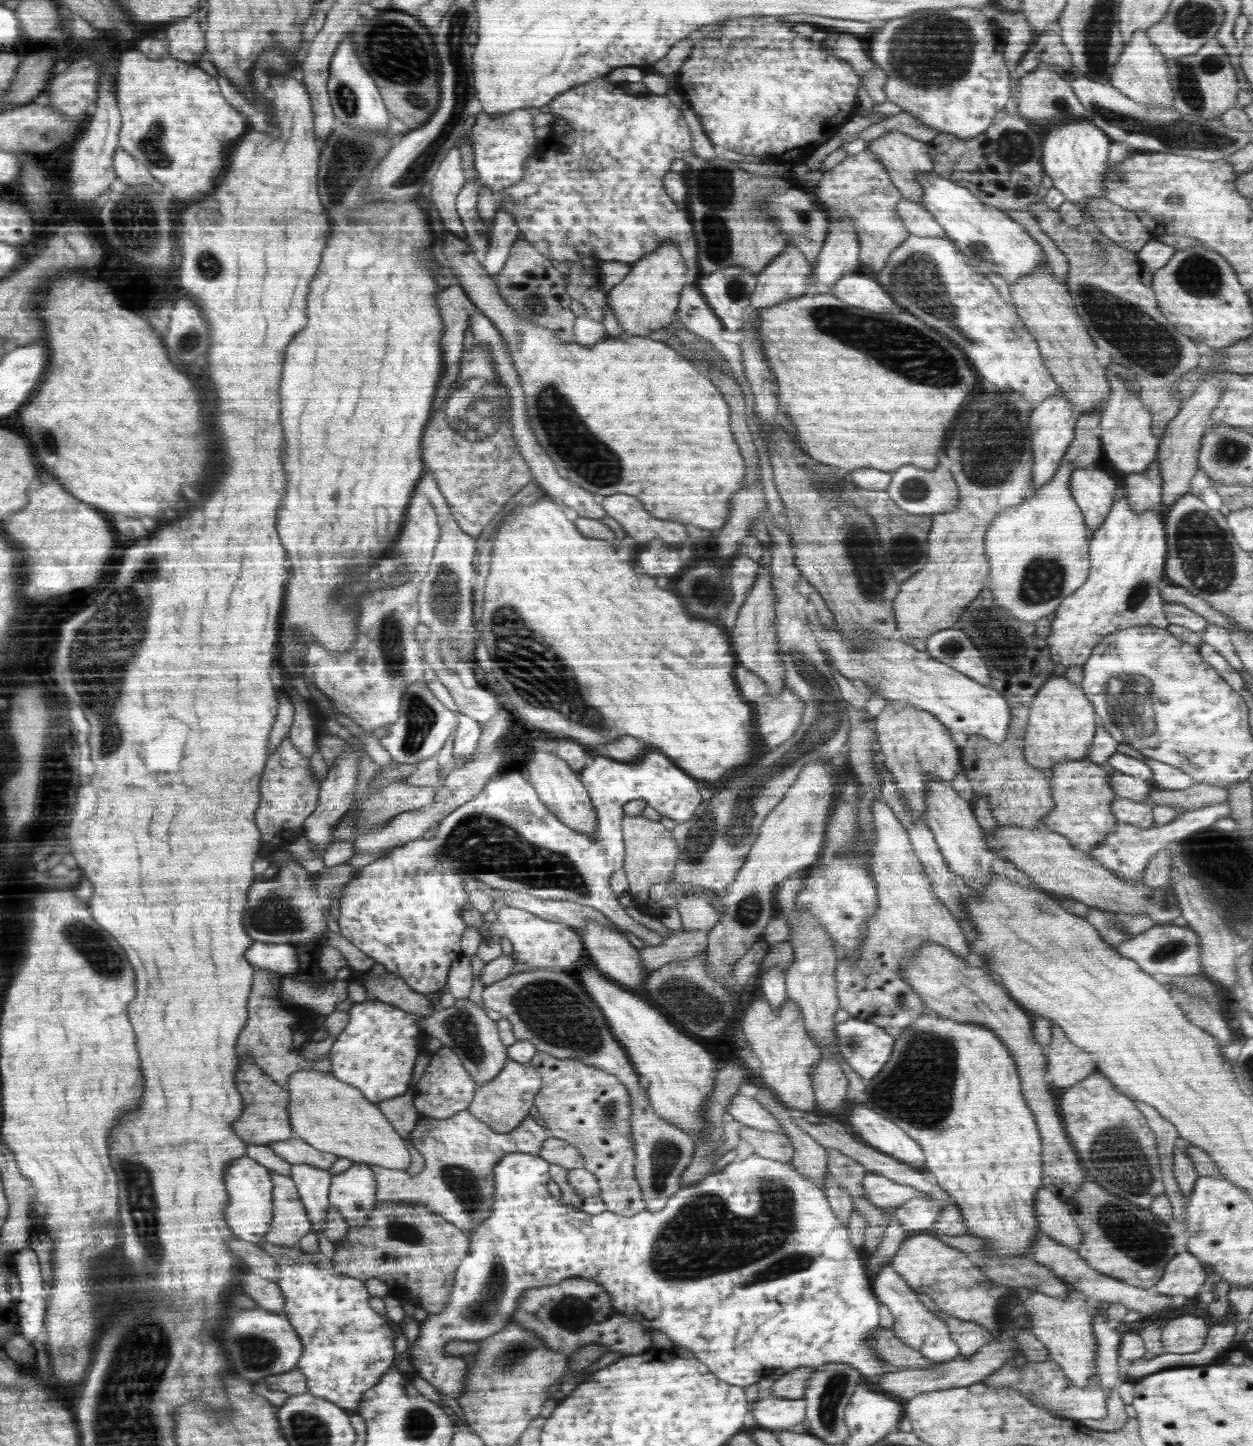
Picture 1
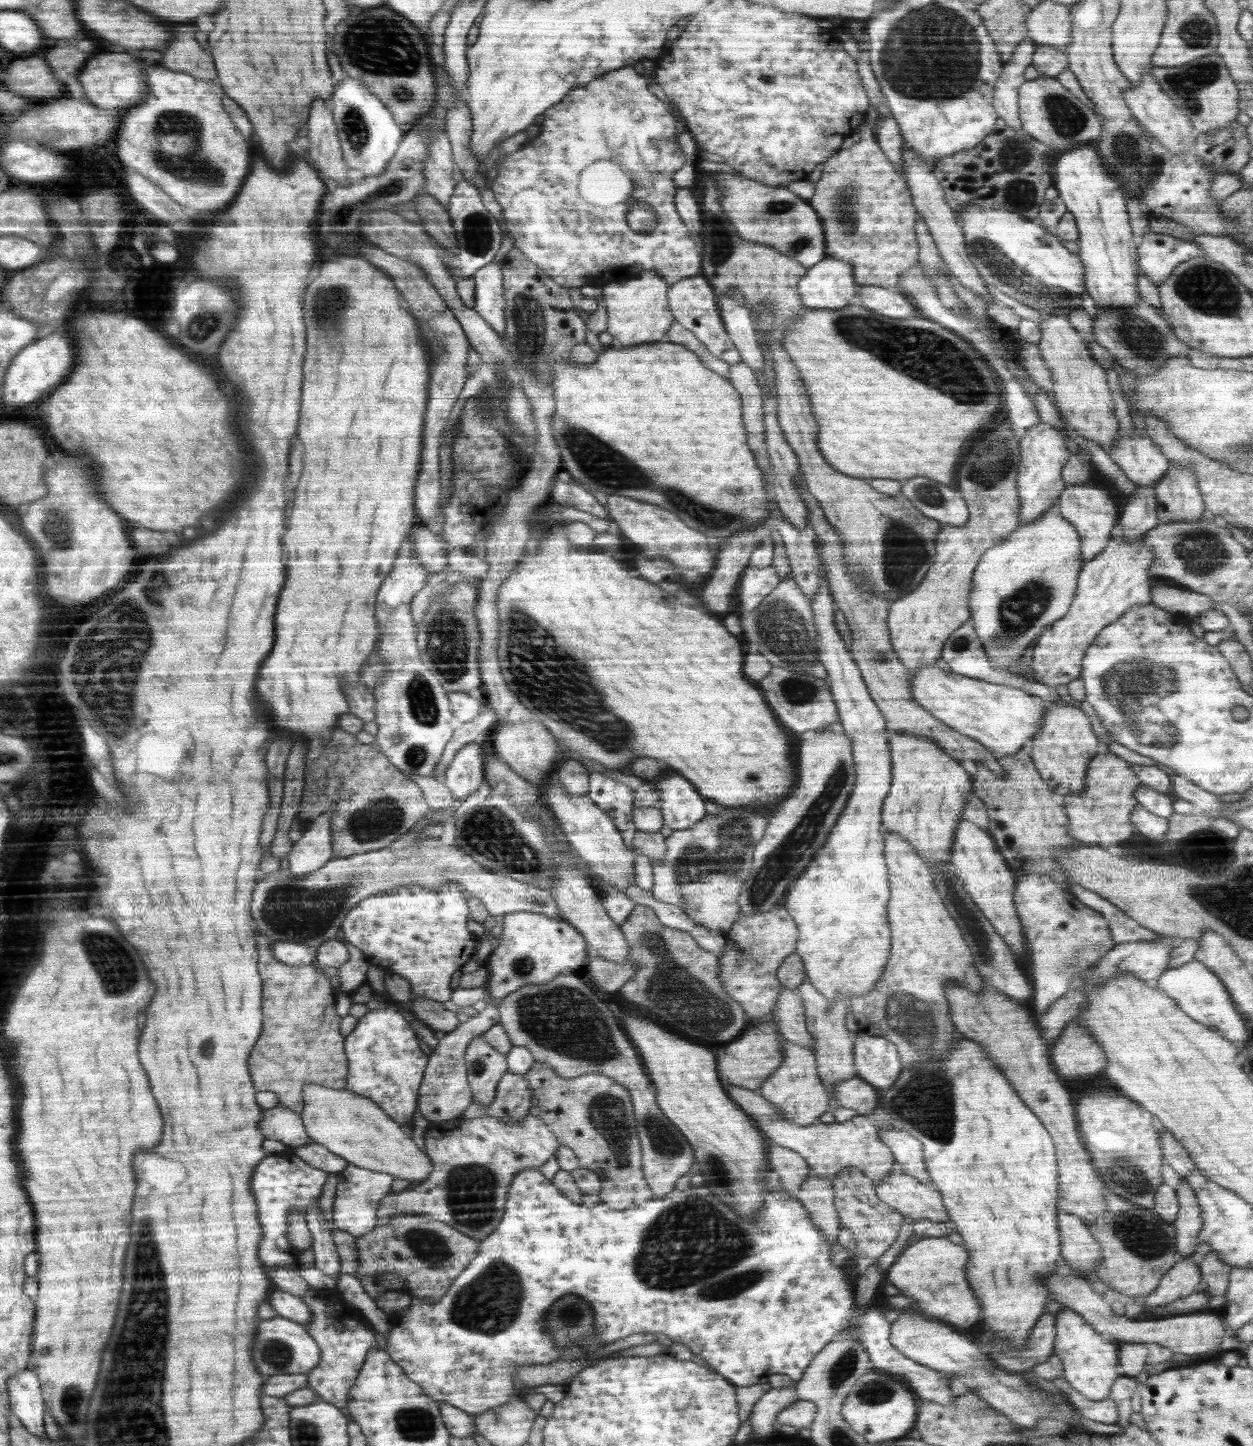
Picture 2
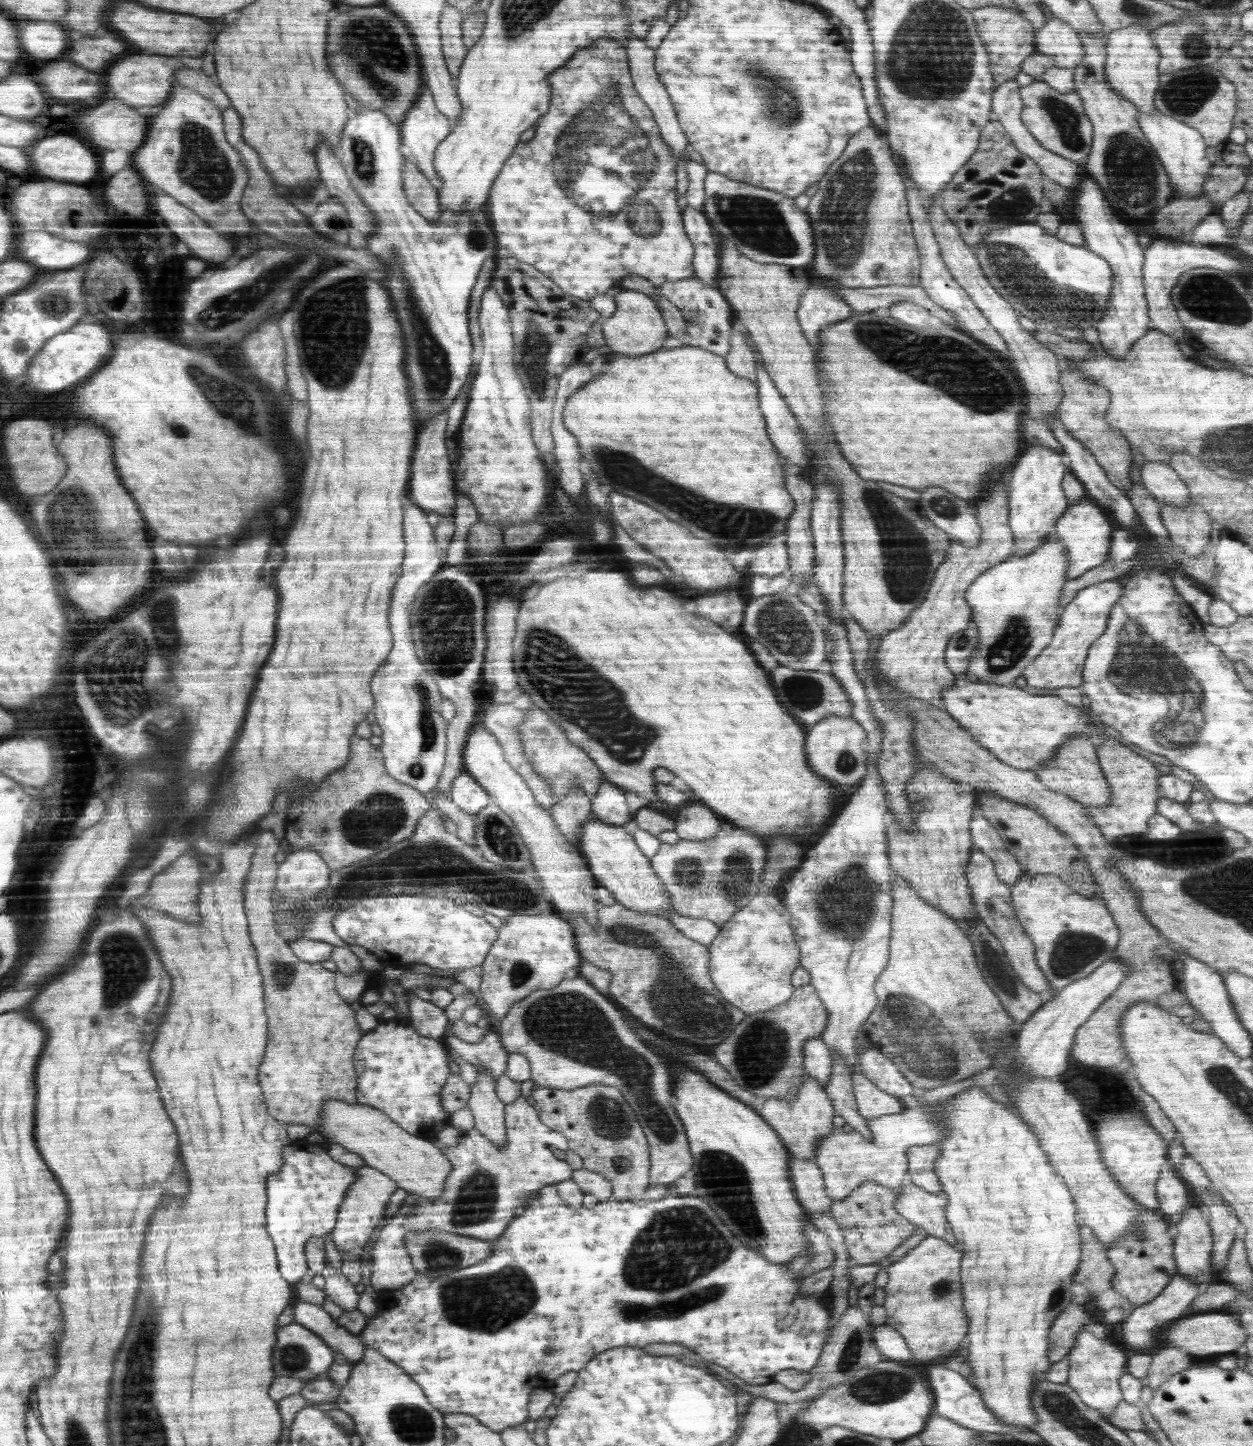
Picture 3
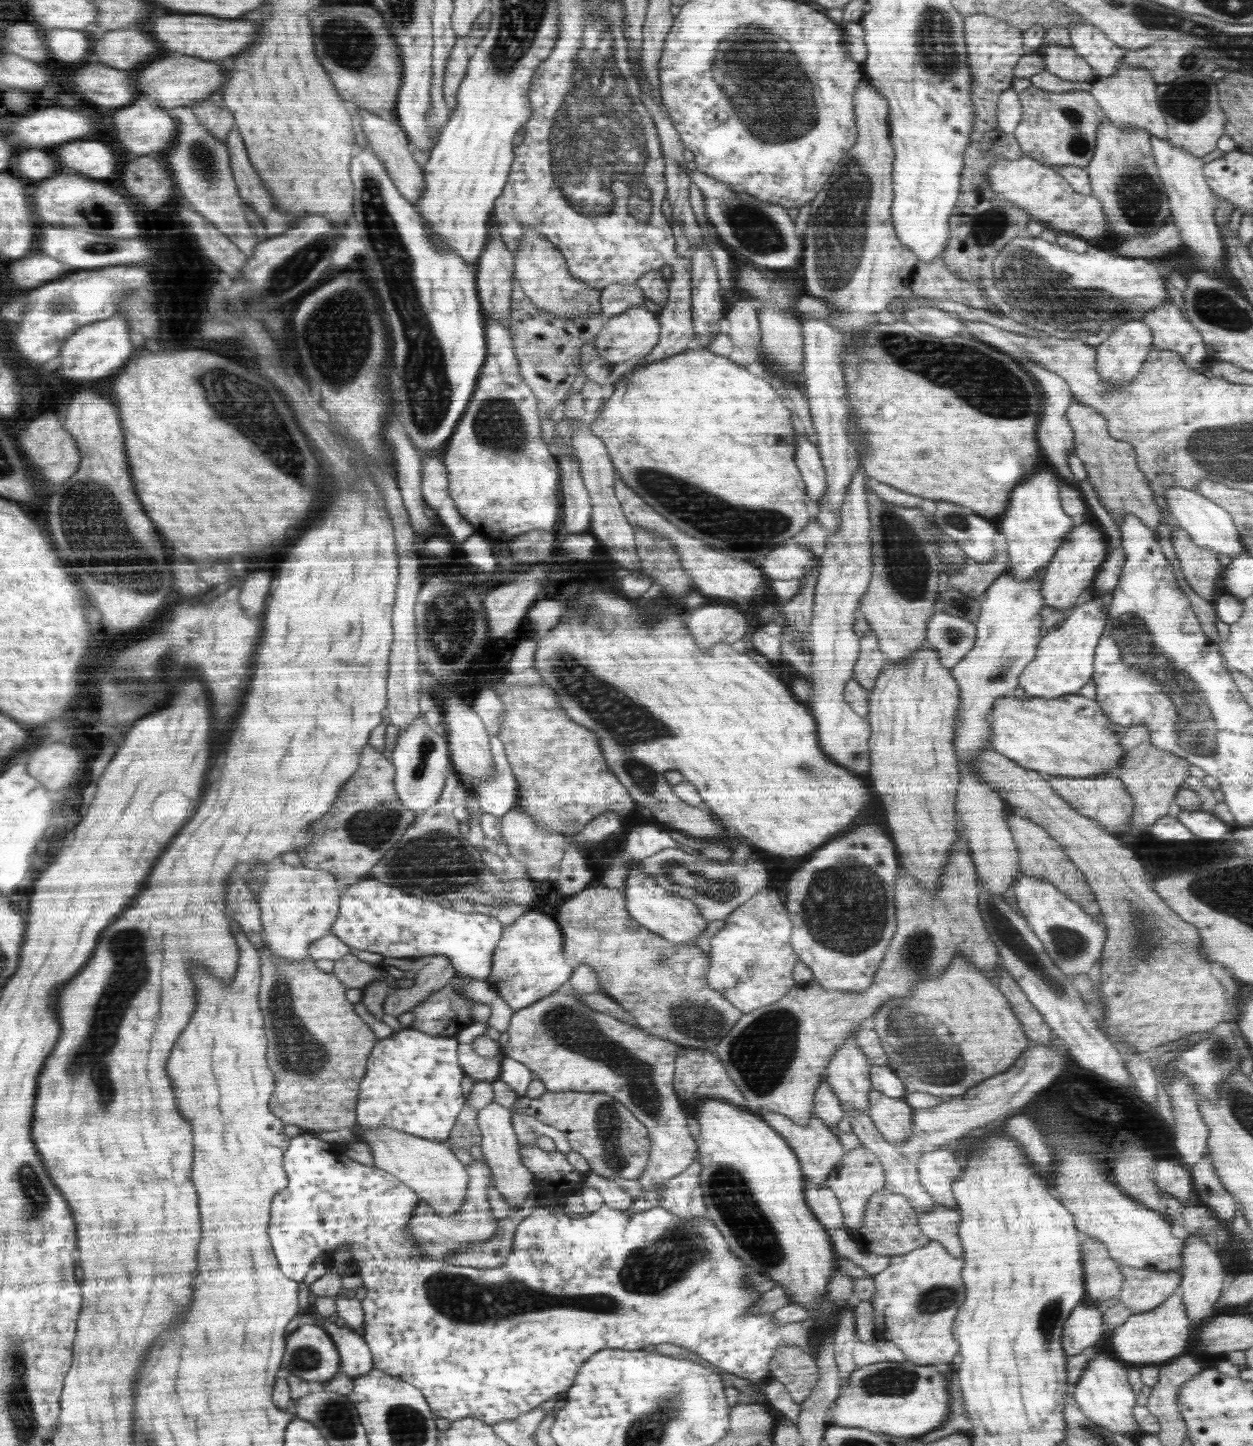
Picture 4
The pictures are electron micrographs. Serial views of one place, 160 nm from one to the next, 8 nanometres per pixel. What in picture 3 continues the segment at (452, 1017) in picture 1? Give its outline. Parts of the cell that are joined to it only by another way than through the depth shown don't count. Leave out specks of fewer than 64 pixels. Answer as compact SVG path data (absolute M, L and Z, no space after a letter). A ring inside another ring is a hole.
M478 1072L478 1080L471 1086L471 1093L467 1107L473 1114L473 1126L476 1127L486 1138L489 1138L500 1148L506 1144L505 1102L502 1102L496 1091L495 1078L488 1072Z

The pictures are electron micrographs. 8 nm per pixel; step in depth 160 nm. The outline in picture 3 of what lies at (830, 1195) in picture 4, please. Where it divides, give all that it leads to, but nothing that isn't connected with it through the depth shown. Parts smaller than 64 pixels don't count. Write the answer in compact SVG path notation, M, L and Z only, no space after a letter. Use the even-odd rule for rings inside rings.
M791 1154L789 1174L794 1190L798 1193L798 1200L806 1210L831 1214L833 1199L826 1194L824 1175L815 1161L799 1159Z

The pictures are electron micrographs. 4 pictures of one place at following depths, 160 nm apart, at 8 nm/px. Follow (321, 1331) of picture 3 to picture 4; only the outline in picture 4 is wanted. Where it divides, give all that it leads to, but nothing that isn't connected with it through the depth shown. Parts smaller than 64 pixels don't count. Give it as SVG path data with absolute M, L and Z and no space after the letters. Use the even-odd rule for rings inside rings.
M311 1312L307 1318L318 1320L317 1325L332 1336L333 1342L340 1351L340 1372L357 1377L372 1370L374 1367L372 1353L363 1340L362 1333L355 1332L349 1327L338 1327L336 1323L329 1323L325 1321L325 1317L314 1312Z

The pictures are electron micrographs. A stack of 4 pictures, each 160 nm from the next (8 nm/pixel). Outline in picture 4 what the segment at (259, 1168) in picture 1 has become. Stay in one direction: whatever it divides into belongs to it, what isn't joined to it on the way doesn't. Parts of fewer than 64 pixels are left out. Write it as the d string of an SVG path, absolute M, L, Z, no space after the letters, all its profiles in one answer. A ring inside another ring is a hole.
M305 1131L292 1138L291 1144L288 1145L288 1148L286 1148L284 1164L286 1164L286 1172L288 1172L288 1184L284 1190L280 1190L280 1192L278 1192L278 1196L274 1196L274 1198L272 1198L270 1228L268 1228L268 1234L270 1234L270 1240L272 1240L272 1248L274 1248L274 1254L276 1254L276 1258L278 1258L280 1270L282 1270L282 1272L286 1276L288 1276L288 1278L294 1279L295 1281L302 1281L303 1278L308 1274L309 1270L313 1268L314 1264L316 1264L318 1257L324 1257L326 1265L330 1267L332 1264L333 1252L338 1247L348 1247L349 1251L352 1253L352 1260L351 1264L349 1264L349 1271L347 1271L346 1273L358 1273L363 1280L362 1287L368 1290L366 1293L366 1297L361 1300L361 1305L364 1307L365 1313L365 1321L361 1333L363 1335L363 1340L366 1341L366 1344L371 1350L374 1367L376 1367L378 1370L383 1370L386 1374L394 1375L396 1378L402 1379L404 1382L409 1382L412 1386L417 1386L418 1390L421 1390L423 1394L426 1394L425 1398L430 1398L430 1400L427 1400L427 1402L430 1402L430 1411L432 1411L437 1418L444 1418L452 1422L464 1418L474 1417L479 1418L480 1420L482 1420L482 1422L488 1424L490 1427L492 1427L492 1425L496 1425L496 1423L498 1422L510 1421L519 1418L522 1414L529 1413L530 1410L537 1409L538 1406L542 1404L542 1402L546 1402L547 1400L550 1400L550 1398L554 1398L556 1394L560 1394L560 1392L566 1392L568 1389L572 1388L573 1382L576 1380L576 1375L581 1370L581 1366L586 1361L588 1361L589 1358L593 1356L593 1354L596 1354L604 1349L622 1349L632 1351L644 1349L646 1348L646 1346L650 1348L650 1344L662 1344L662 1342L672 1342L672 1344L676 1344L676 1346L684 1346L684 1348L692 1350L699 1357L704 1358L706 1362L709 1362L714 1366L718 1366L718 1368L722 1368L722 1370L725 1370L726 1372L735 1374L740 1378L746 1378L746 1380L750 1380L752 1383L762 1384L771 1376L771 1372L769 1369L770 1360L772 1360L772 1357L776 1354L777 1348L781 1344L795 1344L796 1346L799 1346L804 1352L810 1352L810 1348L812 1348L812 1346L810 1345L810 1336L812 1335L812 1332L814 1330L810 1321L798 1321L795 1323L777 1325L773 1321L773 1313L751 1313L749 1311L751 1310L751 1306L753 1306L753 1304L757 1304L757 1302L761 1300L761 1294L758 1291L756 1291L752 1287L746 1286L746 1273L747 1271L750 1271L749 1266L745 1262L742 1262L735 1255L735 1253L731 1252L727 1240L720 1236L720 1232L718 1232L718 1230L714 1228L714 1224L712 1224L710 1220L706 1220L706 1218L680 1220L678 1216L670 1214L670 1212L666 1210L666 1207L658 1206L652 1208L652 1210L636 1212L636 1214L632 1214L632 1216L628 1216L627 1218L626 1214L624 1214L625 1210L618 1210L614 1207L606 1206L605 1204L600 1207L600 1210L596 1210L596 1212L587 1212L586 1216L580 1216L580 1218L570 1218L570 1216L567 1216L567 1214L564 1213L564 1210L562 1210L563 1206L558 1206L554 1201L546 1199L538 1194L538 1197L543 1199L544 1205L542 1206L546 1206L546 1208L544 1208L544 1210L542 1210L542 1208L536 1208L536 1210L531 1209L530 1214L528 1214L528 1218L524 1218L521 1224L518 1225L517 1232L515 1233L513 1238L513 1248L503 1265L489 1269L474 1268L471 1266L456 1266L455 1264L444 1262L443 1259L427 1260L425 1256L421 1254L421 1250L419 1250L419 1246L417 1246L417 1242L415 1242L413 1236L409 1234L409 1230L402 1230L402 1228L407 1228L409 1222L412 1221L412 1219L414 1218L414 1210L417 1209L417 1206L420 1205L420 1202L422 1200L419 1198L415 1190L412 1190L410 1187L406 1186L401 1181L401 1179L397 1179L393 1174L390 1174L389 1172L386 1172L385 1170L382 1170L378 1167L374 1167L373 1165L365 1165L361 1162L354 1162L354 1159L346 1157L344 1155L339 1156L332 1150L331 1142L322 1141L321 1139L318 1139L318 1137L314 1136L314 1132Z

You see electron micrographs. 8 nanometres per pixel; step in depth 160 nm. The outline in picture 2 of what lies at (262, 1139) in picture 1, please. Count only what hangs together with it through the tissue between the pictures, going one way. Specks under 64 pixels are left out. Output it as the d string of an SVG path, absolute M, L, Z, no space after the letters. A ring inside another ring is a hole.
M277 1104L270 1109L262 1109L263 1117L257 1128L266 1139L278 1140L288 1148L312 1143L306 1134L301 1115L290 1110L286 1105Z

